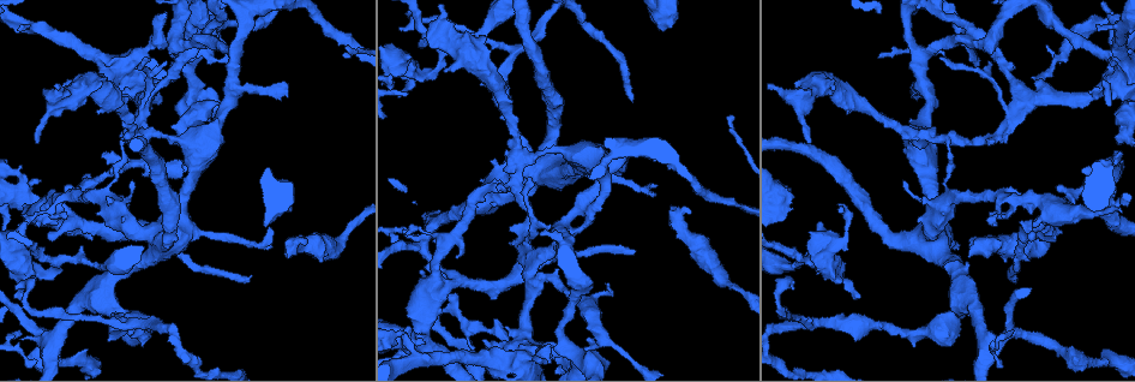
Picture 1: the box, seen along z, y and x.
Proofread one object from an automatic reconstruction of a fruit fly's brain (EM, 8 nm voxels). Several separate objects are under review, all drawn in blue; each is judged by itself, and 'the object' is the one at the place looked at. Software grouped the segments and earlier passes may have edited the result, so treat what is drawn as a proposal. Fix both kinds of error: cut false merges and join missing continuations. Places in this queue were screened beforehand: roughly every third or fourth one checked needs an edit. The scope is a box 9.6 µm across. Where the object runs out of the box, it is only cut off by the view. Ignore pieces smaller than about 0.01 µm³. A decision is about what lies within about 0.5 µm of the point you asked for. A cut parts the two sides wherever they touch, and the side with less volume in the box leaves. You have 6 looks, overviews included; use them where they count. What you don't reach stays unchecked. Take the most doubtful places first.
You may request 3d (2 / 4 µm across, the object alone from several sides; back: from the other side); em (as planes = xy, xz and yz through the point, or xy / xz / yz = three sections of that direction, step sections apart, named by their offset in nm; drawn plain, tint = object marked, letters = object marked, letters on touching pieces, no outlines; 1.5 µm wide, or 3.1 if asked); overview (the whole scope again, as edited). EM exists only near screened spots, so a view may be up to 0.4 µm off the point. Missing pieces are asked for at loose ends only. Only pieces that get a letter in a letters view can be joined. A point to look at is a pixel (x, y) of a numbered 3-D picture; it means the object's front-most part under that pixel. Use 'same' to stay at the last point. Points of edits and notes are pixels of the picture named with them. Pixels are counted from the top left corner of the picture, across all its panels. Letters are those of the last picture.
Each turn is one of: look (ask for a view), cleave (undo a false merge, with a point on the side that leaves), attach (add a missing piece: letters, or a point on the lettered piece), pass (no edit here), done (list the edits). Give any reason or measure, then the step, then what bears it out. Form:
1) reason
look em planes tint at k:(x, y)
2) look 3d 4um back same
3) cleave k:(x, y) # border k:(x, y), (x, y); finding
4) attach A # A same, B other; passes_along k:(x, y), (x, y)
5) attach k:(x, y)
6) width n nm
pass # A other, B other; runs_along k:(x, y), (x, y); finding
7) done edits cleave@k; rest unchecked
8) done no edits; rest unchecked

branch point
look 3d 4um at 1:(448, 235)

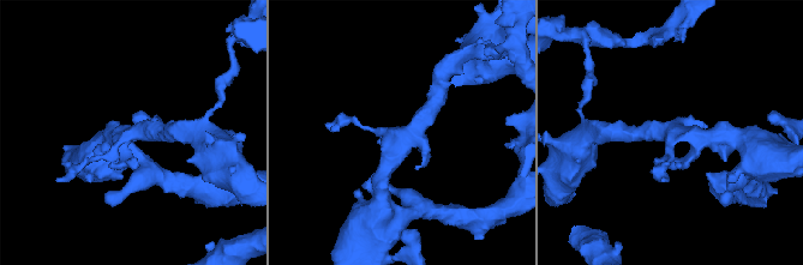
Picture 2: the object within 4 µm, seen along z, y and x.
need the tissue
look em planes plain at 2:(135, 130)

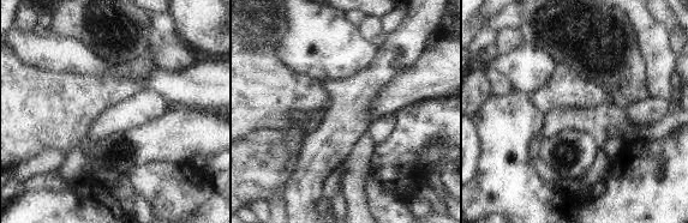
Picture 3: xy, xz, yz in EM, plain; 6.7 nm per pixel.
look em planes letters same

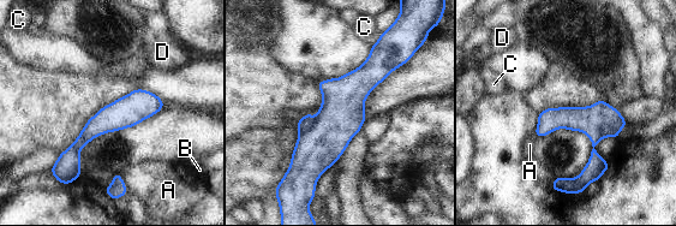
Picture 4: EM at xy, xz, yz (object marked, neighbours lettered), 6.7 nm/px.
cleave 4:(306, 122) # A other, B other, C other, D other; border 4:(316, 118), (306, 130), (299, 132); two neurons meet here

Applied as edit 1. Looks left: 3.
see it whole again
look overview

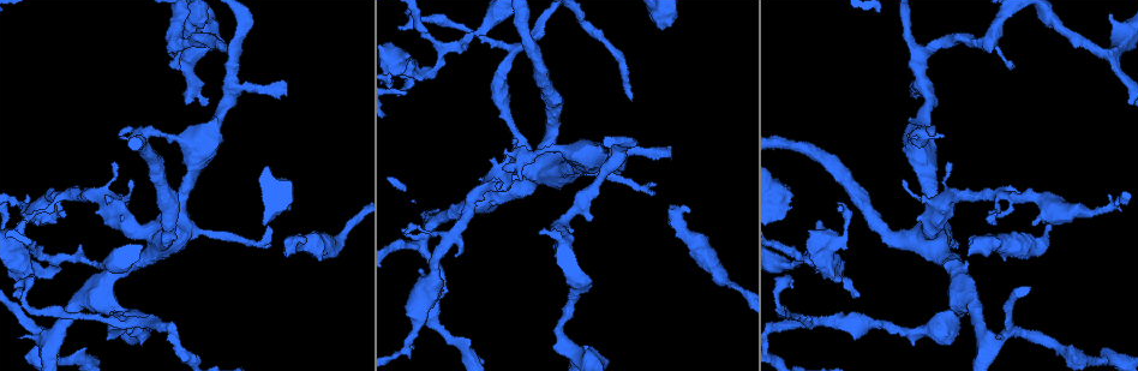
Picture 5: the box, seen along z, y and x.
an open end
look em planes letters at 5:(674, 205)

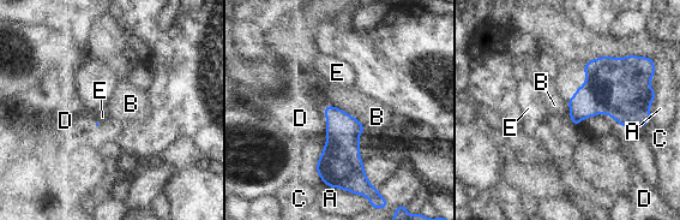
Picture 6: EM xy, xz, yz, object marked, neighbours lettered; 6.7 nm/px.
pass # A other, B other, C other, D other, E other; border 6:(337, 106), (354, 116), (365, 128); none of them fits

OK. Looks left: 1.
free end
look em xy step 4 letters at 5:(859, 296)

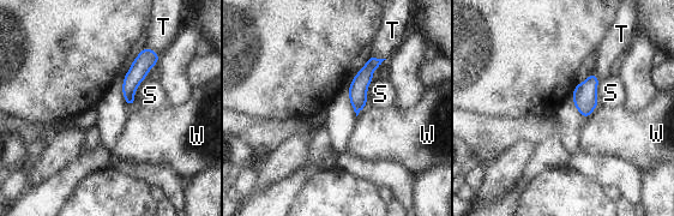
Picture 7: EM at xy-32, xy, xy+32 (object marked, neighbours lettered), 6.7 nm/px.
pass # S other, T other, W other; border 7:(371, 54), (385, 59); none of them fits

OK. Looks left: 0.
done edits cleave@4; rest unchecked

